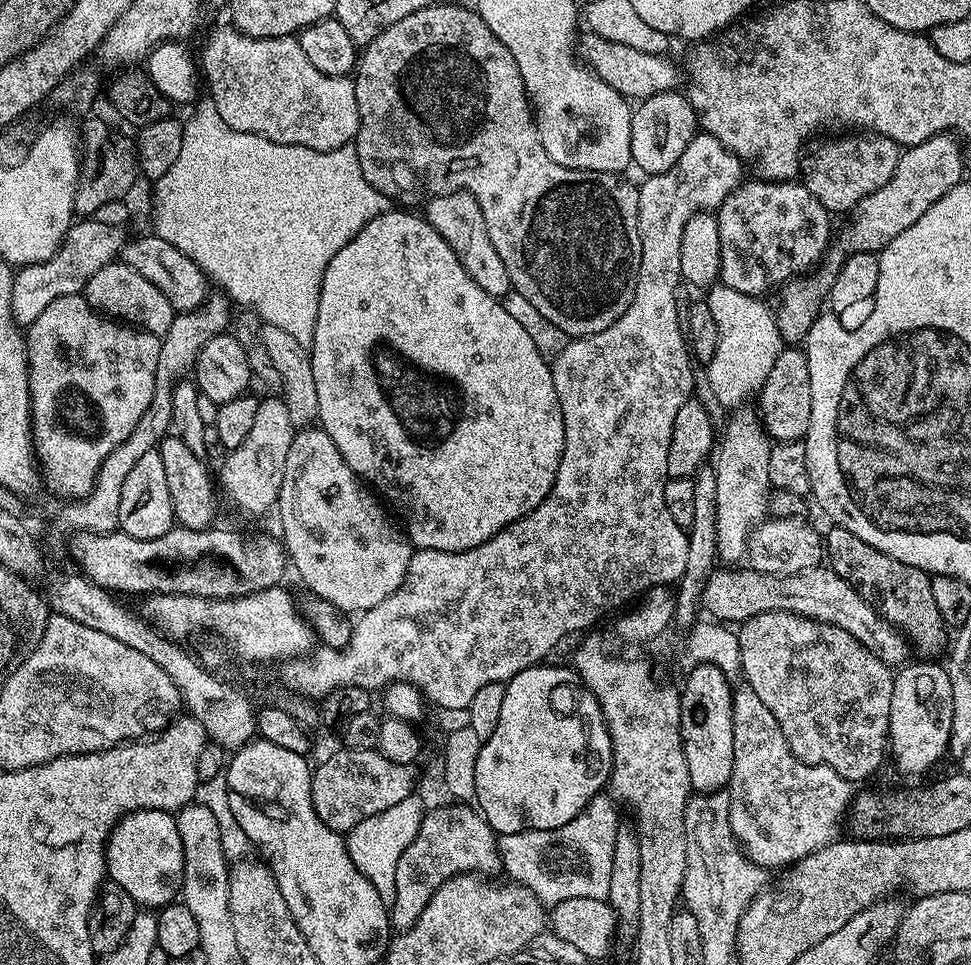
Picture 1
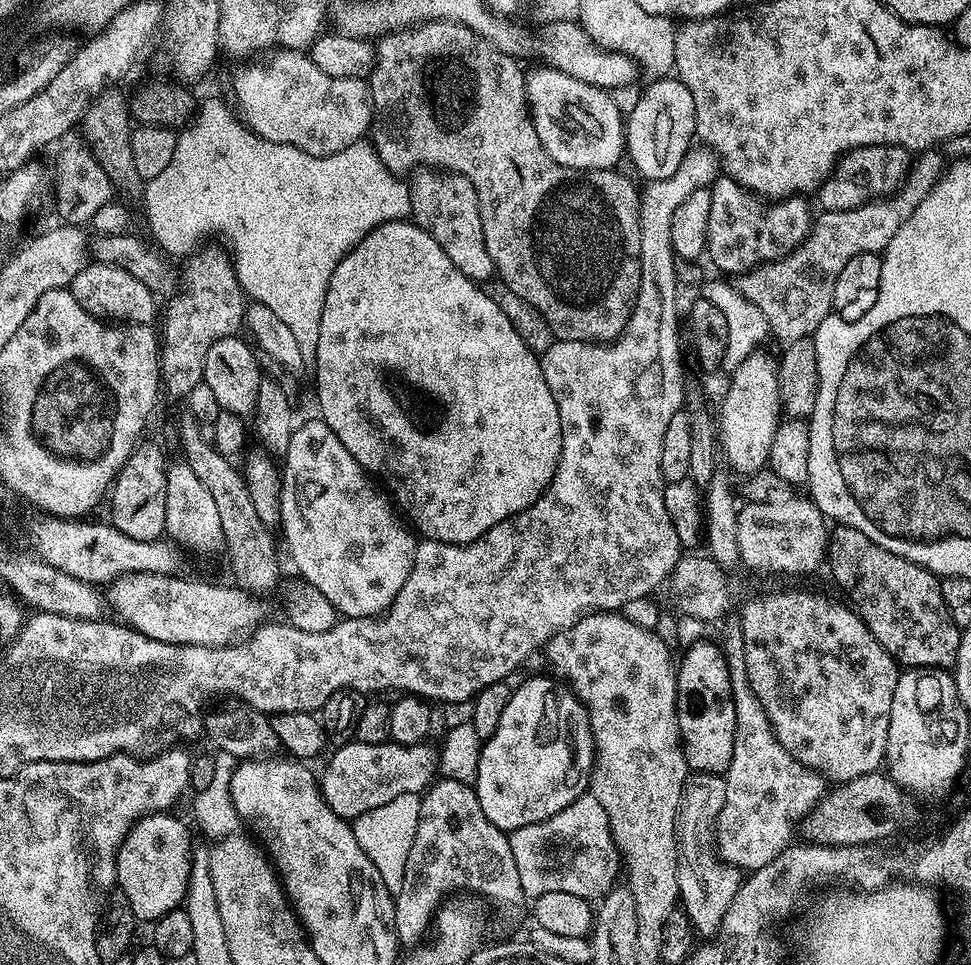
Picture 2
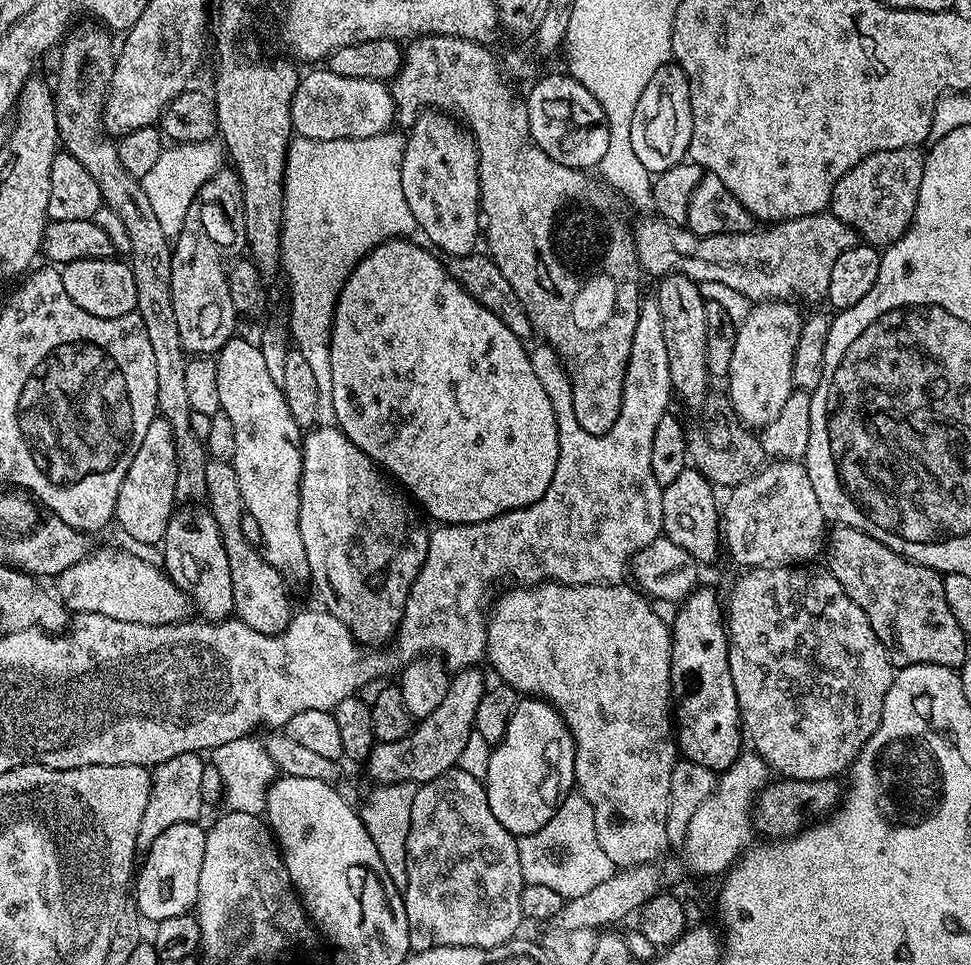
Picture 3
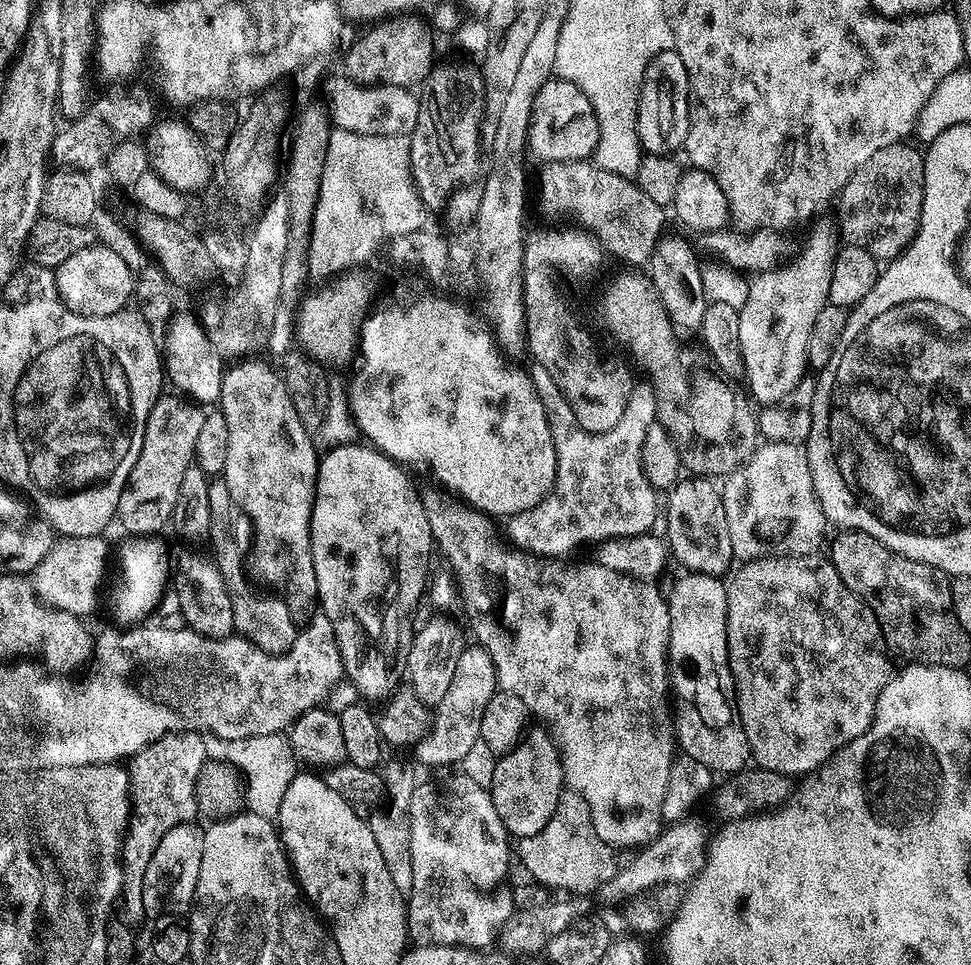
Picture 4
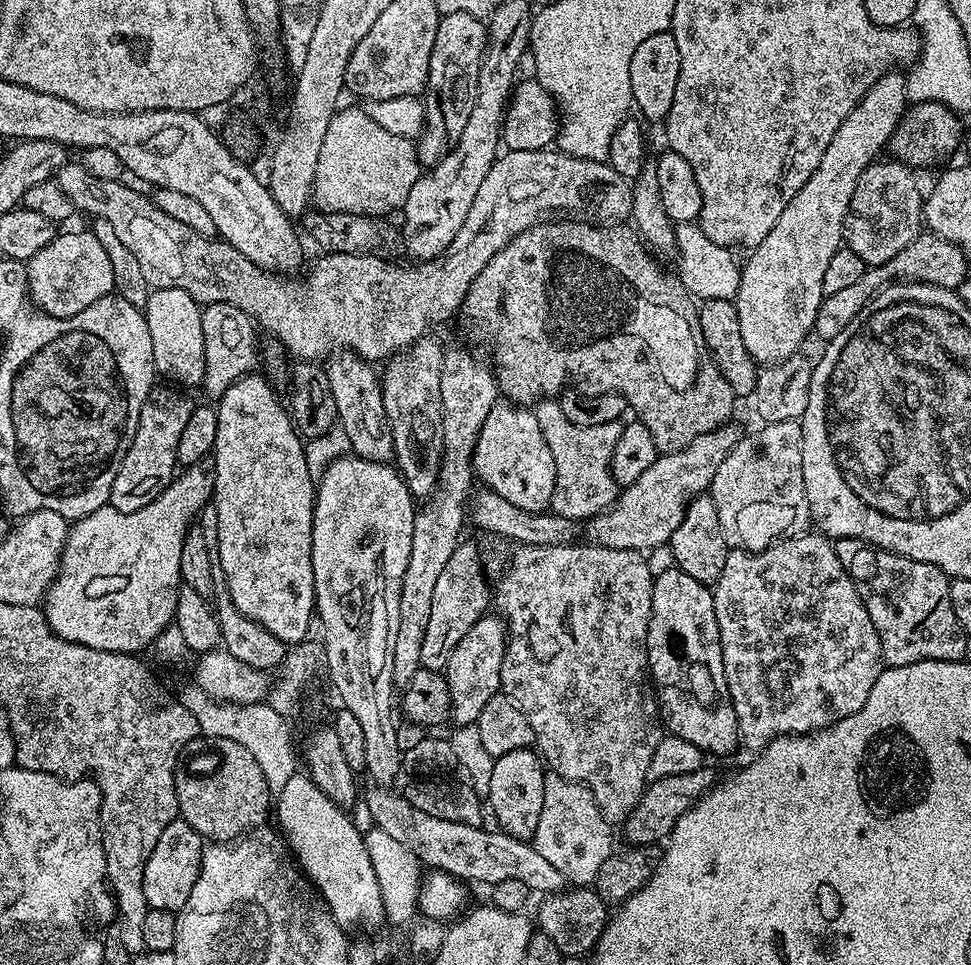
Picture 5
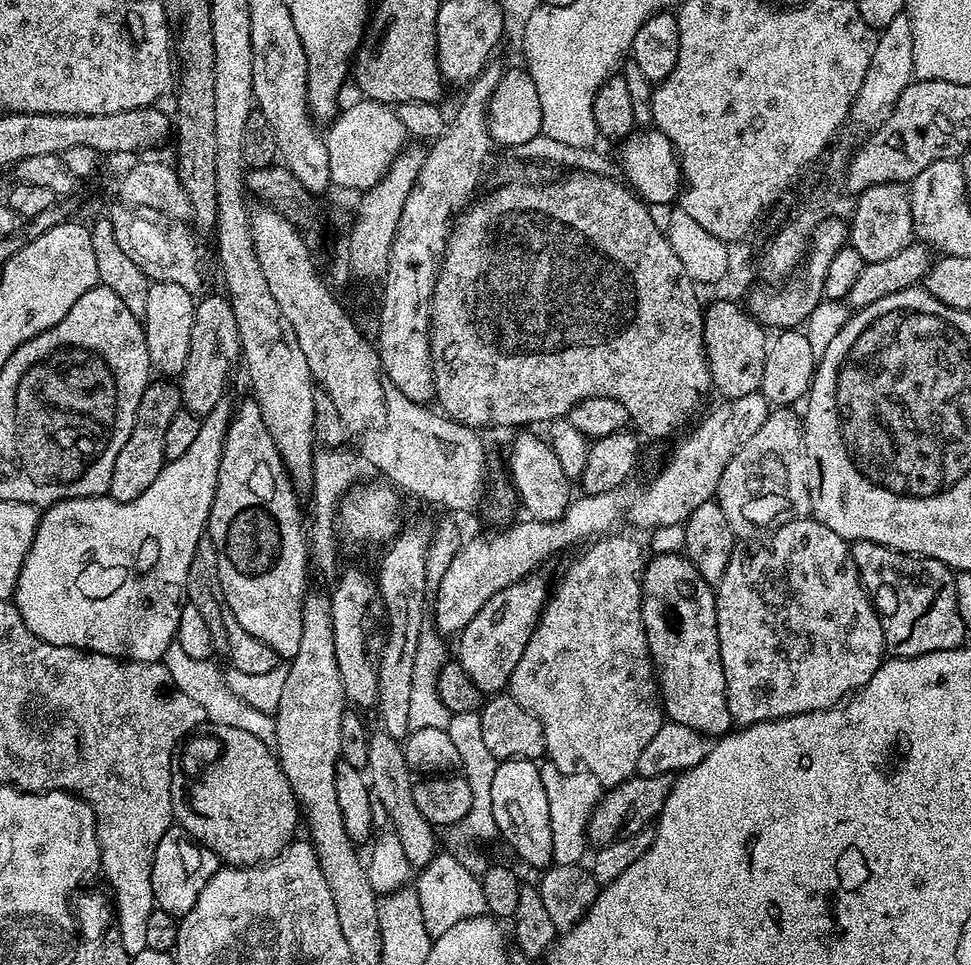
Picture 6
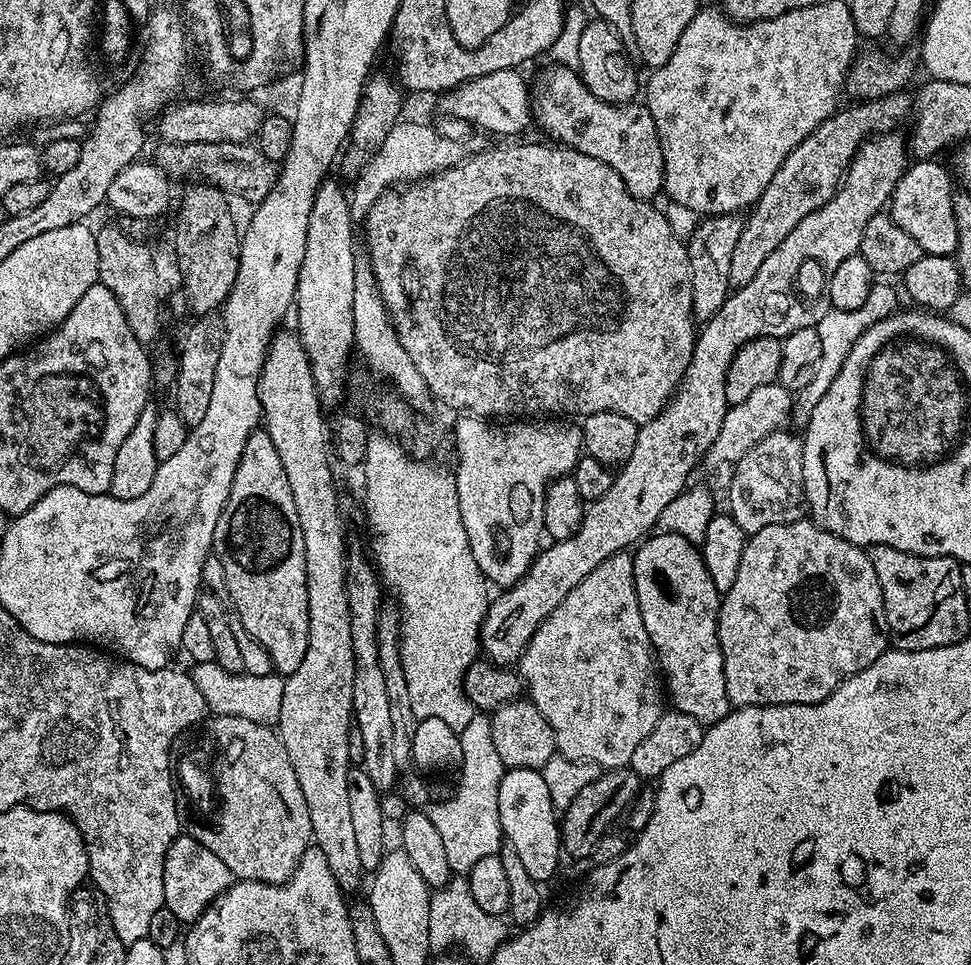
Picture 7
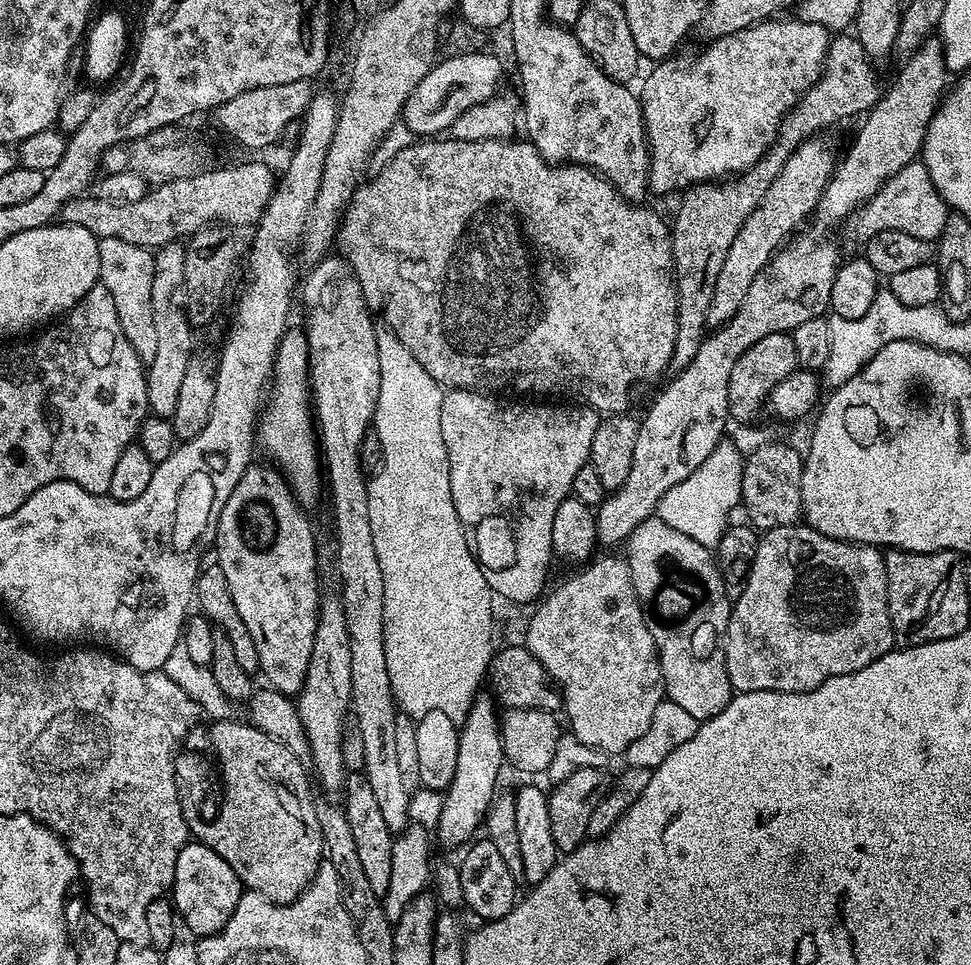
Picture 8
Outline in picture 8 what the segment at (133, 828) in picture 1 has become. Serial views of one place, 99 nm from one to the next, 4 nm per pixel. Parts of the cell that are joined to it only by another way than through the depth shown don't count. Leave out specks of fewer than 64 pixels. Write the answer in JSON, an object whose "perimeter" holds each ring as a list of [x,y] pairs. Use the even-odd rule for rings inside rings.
{"perimeter":[[[189,842],[178,854],[178,862],[174,865],[174,878],[170,889],[170,899],[176,909],[179,923],[190,926],[198,938],[215,936],[230,922],[230,914],[234,914],[234,906],[238,906],[242,895],[242,885],[238,874],[230,870],[230,865],[226,863],[226,858],[218,858],[210,846],[199,842]]]}

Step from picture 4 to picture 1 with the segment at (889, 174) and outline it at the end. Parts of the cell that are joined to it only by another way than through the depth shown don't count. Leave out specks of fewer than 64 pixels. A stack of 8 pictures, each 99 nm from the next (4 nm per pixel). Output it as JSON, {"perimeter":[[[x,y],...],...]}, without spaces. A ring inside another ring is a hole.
{"perimeter":[[[856,134],[844,136],[841,140],[832,140],[824,144],[812,157],[806,160],[806,183],[810,194],[822,202],[829,214],[836,212],[851,213],[874,190],[882,190],[898,166],[901,145],[890,138],[875,134]]]}

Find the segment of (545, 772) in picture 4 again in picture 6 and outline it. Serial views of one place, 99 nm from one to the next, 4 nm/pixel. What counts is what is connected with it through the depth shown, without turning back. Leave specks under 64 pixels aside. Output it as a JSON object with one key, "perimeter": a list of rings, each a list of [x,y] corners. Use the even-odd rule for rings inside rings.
{"perimeter":[[[501,760],[494,773],[490,789],[494,821],[497,823],[499,839],[512,847],[512,852],[524,864],[543,870],[553,863],[554,842],[550,835],[550,806],[546,803],[546,789],[542,787],[540,764],[535,760]]]}

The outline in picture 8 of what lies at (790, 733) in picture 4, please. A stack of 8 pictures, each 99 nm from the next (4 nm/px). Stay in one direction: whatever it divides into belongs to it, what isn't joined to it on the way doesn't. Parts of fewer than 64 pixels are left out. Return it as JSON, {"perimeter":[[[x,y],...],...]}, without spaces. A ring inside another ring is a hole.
{"perimeter":[[[803,523],[787,524],[781,528],[767,529],[760,536],[760,545],[754,554],[752,568],[748,572],[743,588],[739,589],[735,597],[728,623],[728,633],[724,635],[724,661],[726,674],[730,678],[733,693],[753,692],[754,690],[774,690],[775,692],[809,692],[822,682],[835,676],[850,674],[862,670],[862,666],[870,666],[878,658],[893,651],[894,633],[892,619],[888,609],[888,583],[886,582],[886,566],[884,565],[884,552],[879,547],[870,544],[848,544],[845,540],[832,540]]]}

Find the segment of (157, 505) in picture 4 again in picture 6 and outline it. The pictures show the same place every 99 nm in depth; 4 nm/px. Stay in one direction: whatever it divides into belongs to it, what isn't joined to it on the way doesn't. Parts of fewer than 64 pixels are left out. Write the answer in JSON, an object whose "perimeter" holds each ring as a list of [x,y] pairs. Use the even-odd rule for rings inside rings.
{"perimeter":[[[153,379],[142,394],[142,402],[138,406],[138,414],[134,418],[134,430],[130,430],[130,438],[126,438],[126,446],[122,446],[114,461],[114,474],[110,474],[110,486],[107,495],[118,502],[130,502],[147,490],[150,482],[158,478],[164,469],[164,447],[166,446],[166,429],[174,414],[181,411],[179,387],[171,379]]]}

